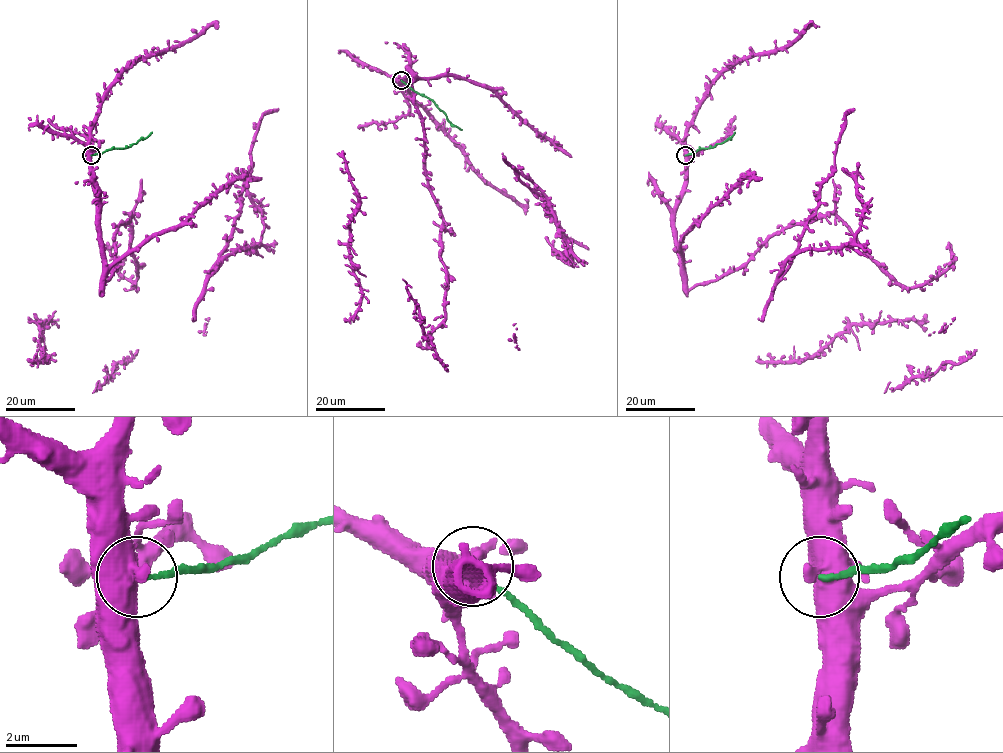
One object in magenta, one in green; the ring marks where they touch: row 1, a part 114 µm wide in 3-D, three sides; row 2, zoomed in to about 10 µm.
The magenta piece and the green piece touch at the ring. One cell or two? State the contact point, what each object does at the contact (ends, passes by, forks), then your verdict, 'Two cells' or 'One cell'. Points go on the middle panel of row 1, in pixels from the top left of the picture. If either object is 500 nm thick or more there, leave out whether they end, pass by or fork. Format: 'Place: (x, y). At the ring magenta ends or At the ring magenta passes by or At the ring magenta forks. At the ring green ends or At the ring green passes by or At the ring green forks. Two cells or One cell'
Place: (401, 80). Two cells

